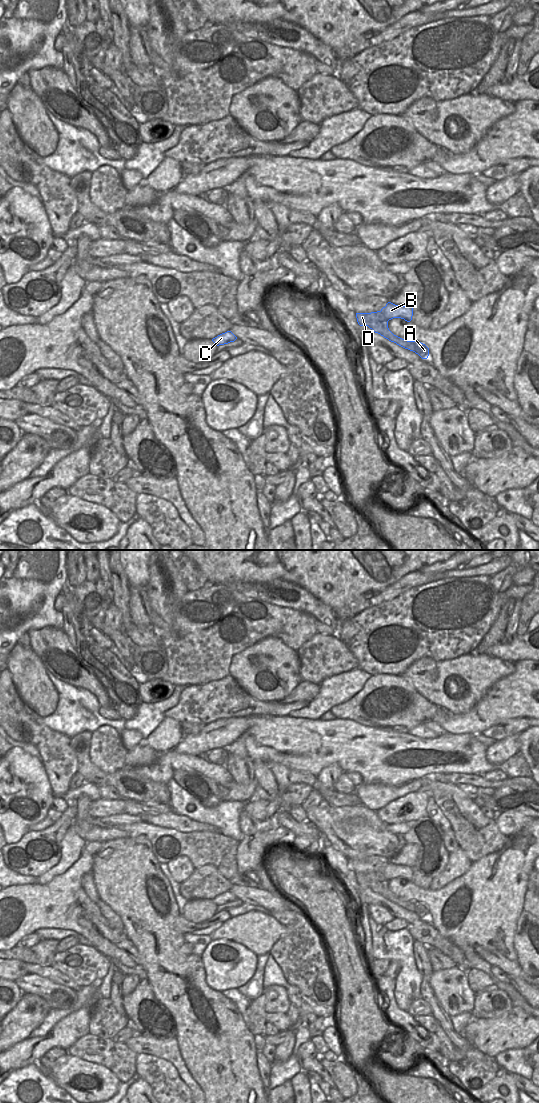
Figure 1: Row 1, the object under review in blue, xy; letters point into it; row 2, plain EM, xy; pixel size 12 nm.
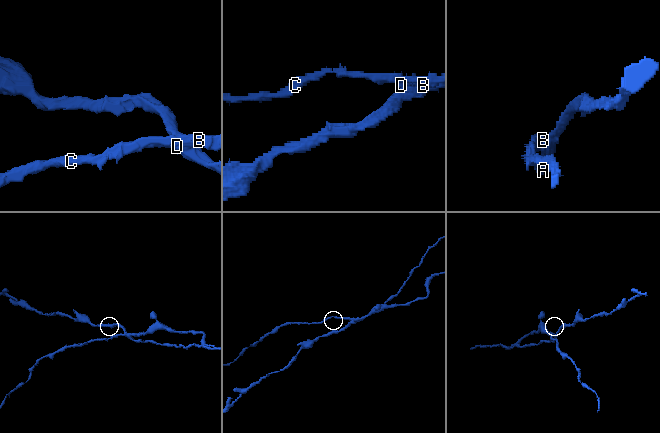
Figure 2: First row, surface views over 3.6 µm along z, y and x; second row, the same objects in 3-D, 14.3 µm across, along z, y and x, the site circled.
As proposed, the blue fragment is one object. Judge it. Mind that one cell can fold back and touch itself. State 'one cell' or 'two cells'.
two cells

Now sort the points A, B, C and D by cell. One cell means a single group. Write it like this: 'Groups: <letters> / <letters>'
Groups: A / B C D.

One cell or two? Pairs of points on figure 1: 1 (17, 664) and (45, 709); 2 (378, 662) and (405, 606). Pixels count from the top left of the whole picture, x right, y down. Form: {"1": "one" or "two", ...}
{"1": "one", "2": "one"}

